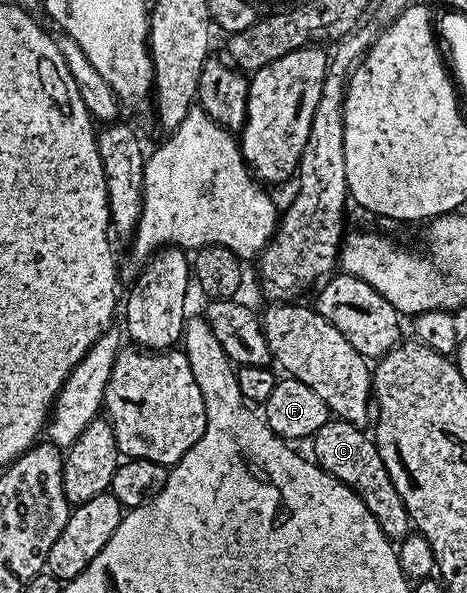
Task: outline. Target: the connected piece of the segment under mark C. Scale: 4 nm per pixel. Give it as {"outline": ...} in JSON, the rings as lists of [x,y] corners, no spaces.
{"outline":[[[332,418],[316,430],[312,438],[314,444],[313,459],[328,474],[332,474],[340,482],[349,484],[358,496],[368,506],[372,518],[384,530],[384,534],[392,542],[401,542],[412,532],[410,515],[400,498],[396,494],[396,486],[392,486],[392,478],[388,478],[388,470],[378,453],[378,447],[375,446],[373,439],[366,436],[361,427],[341,418]]]}

